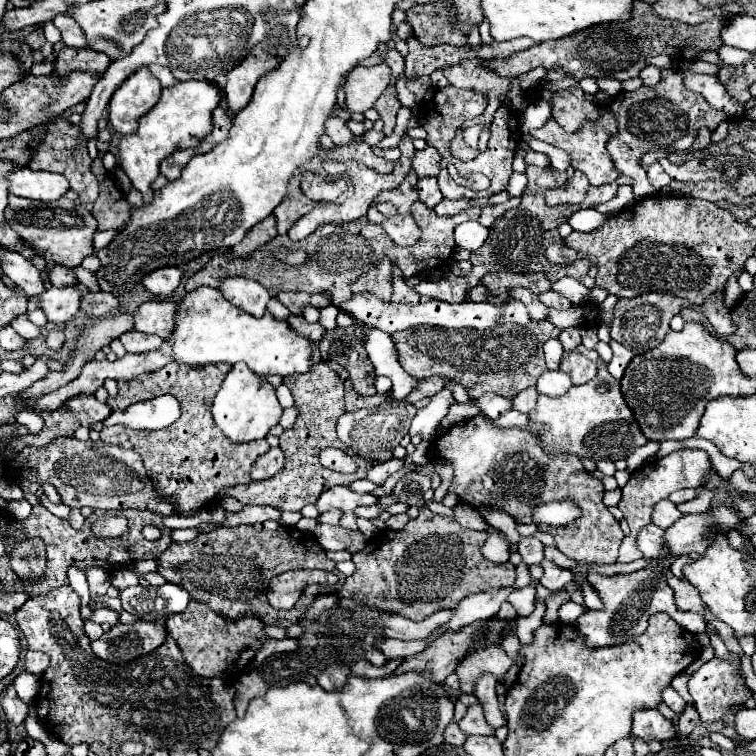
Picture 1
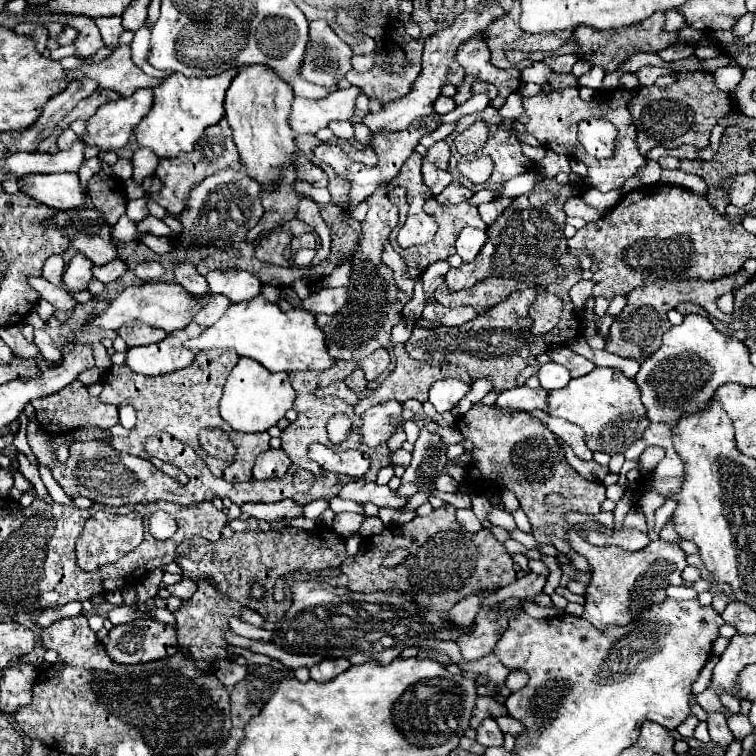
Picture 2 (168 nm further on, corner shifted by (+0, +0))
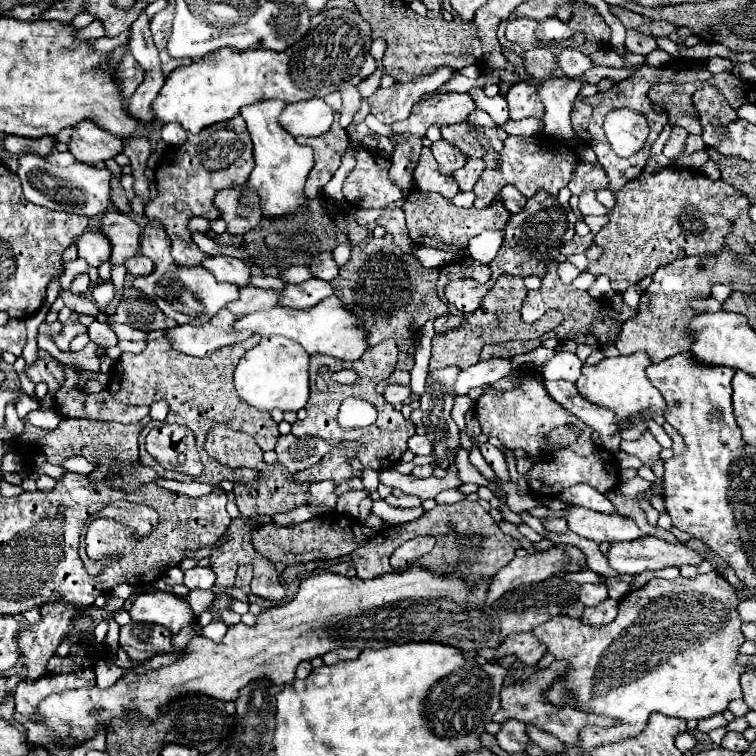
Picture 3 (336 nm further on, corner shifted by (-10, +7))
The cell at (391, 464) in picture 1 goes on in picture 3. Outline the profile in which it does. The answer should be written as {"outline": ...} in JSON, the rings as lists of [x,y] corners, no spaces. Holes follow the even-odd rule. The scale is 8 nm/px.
{"outline":[[[412,435],[408,439],[408,449],[414,453],[414,455],[430,455],[432,453],[432,445],[430,441],[426,439],[426,435]]]}

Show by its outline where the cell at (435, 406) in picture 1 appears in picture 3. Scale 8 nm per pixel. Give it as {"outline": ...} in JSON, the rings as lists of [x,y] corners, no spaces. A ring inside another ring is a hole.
{"outline":[[[490,359],[490,361],[478,361],[476,365],[464,369],[458,373],[458,379],[454,383],[454,397],[468,395],[474,387],[492,385],[494,381],[506,377],[510,373],[510,361],[506,359]]]}

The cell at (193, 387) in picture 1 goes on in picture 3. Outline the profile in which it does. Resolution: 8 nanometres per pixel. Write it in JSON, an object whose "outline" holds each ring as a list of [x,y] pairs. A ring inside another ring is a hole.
{"outline":[[[252,335],[246,341],[222,347],[214,355],[204,357],[204,359],[190,357],[190,355],[180,355],[180,353],[176,353],[172,349],[156,351],[156,347],[162,347],[162,345],[168,347],[166,343],[156,343],[156,341],[148,341],[146,349],[142,353],[138,353],[138,355],[134,355],[134,353],[122,353],[120,355],[120,359],[110,369],[108,393],[116,401],[120,401],[124,405],[152,405],[156,401],[156,385],[158,385],[160,395],[170,405],[170,413],[166,417],[165,423],[186,425],[186,427],[190,427],[194,431],[196,443],[198,443],[198,451],[200,451],[202,463],[204,463],[204,473],[200,477],[190,477],[190,475],[164,469],[146,451],[144,447],[145,437],[151,430],[151,427],[157,426],[157,422],[150,422],[150,425],[144,427],[138,437],[139,461],[142,461],[144,465],[150,465],[152,469],[156,469],[158,475],[164,479],[180,482],[188,482],[194,479],[194,481],[210,483],[210,485],[216,485],[216,483],[220,483],[224,479],[234,481],[234,475],[232,475],[234,469],[228,469],[228,467],[216,463],[216,459],[208,457],[208,453],[202,449],[206,433],[208,433],[208,429],[212,427],[214,421],[222,421],[222,423],[228,423],[232,429],[250,433],[262,451],[272,451],[274,449],[274,445],[276,445],[276,441],[280,437],[278,423],[268,413],[258,411],[258,409],[248,407],[246,403],[242,403],[240,397],[236,395],[236,389],[234,389],[234,383],[232,383],[232,375],[234,375],[234,369],[238,365],[238,359],[244,357],[244,353],[248,349],[252,349],[258,341],[260,341],[260,337]]]}

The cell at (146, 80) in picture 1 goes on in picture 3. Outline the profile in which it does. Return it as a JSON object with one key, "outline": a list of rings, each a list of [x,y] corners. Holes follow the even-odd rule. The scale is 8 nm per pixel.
{"outline":[[[84,119],[76,125],[76,131],[70,137],[70,153],[80,163],[96,163],[116,157],[124,151],[124,141],[110,131],[104,131],[94,121]]]}

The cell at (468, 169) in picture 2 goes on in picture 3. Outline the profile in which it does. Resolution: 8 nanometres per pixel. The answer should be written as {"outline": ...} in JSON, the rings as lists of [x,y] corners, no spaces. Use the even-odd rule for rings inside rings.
{"outline":[[[456,123],[442,129],[442,137],[458,147],[464,157],[484,157],[484,153],[492,147],[500,152],[508,135],[502,129],[486,129],[486,127],[470,127],[466,123]]]}

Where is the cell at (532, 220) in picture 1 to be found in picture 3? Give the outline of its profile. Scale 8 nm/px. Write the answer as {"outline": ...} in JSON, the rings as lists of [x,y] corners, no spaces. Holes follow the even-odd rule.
{"outline":[[[538,191],[536,201],[542,205],[524,205],[520,213],[510,215],[508,227],[504,229],[504,243],[496,259],[488,265],[492,271],[490,279],[496,281],[502,273],[514,273],[520,277],[534,275],[542,279],[546,275],[546,267],[560,255],[562,245],[574,237],[576,215],[568,205],[556,205],[556,197],[546,191]]]}

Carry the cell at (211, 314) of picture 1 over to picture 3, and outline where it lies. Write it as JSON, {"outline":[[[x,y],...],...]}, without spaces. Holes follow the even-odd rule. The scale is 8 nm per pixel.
{"outline":[[[328,297],[314,305],[312,309],[292,309],[284,305],[274,305],[268,311],[254,311],[248,313],[234,323],[236,331],[250,331],[260,337],[272,337],[272,335],[284,335],[304,347],[308,355],[328,355],[342,361],[356,361],[366,351],[366,337],[358,329],[358,321],[354,315],[348,315],[348,311],[342,307],[338,297]]]}

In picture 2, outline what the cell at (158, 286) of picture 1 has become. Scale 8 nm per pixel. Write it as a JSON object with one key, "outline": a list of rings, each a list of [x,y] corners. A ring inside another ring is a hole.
{"outline":[[[142,262],[134,268],[134,274],[142,280],[142,282],[152,282],[152,280],[160,280],[164,274],[162,264],[158,262]]]}

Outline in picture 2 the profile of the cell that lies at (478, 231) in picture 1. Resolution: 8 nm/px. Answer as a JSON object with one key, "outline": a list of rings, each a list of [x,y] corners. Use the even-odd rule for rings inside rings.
{"outline":[[[466,228],[462,230],[462,234],[456,240],[456,254],[464,260],[464,262],[474,262],[474,258],[478,256],[478,252],[482,250],[486,242],[486,232],[484,230],[474,230],[474,228]]]}

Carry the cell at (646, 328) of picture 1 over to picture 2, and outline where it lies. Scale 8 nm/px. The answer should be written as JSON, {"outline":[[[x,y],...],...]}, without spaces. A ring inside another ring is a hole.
{"outline":[[[738,270],[732,276],[722,276],[716,278],[712,282],[702,282],[702,280],[676,280],[676,282],[666,282],[664,286],[658,284],[646,284],[640,288],[634,288],[628,294],[628,304],[626,308],[620,312],[618,320],[612,324],[610,334],[608,334],[608,342],[606,342],[606,350],[612,354],[618,354],[622,358],[630,358],[636,362],[644,362],[652,352],[658,350],[662,334],[670,328],[670,320],[666,318],[668,310],[676,308],[680,302],[694,302],[704,306],[708,312],[712,312],[716,318],[722,320],[722,314],[716,308],[716,298],[732,292],[740,286],[744,286],[746,282],[750,282],[752,276],[746,270]]]}

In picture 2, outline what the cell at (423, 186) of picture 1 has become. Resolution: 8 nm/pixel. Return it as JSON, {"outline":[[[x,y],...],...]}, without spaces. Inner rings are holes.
{"outline":[[[426,158],[422,160],[422,176],[424,176],[426,186],[428,186],[434,194],[440,194],[440,192],[452,182],[452,176],[450,176],[446,170],[436,168],[436,166],[434,166],[432,162],[428,162]]]}

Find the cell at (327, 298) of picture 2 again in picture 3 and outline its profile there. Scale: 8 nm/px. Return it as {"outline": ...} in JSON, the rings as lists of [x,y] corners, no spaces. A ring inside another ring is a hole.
{"outline":[[[308,279],[300,285],[286,285],[280,295],[280,303],[292,309],[308,309],[326,297],[332,297],[332,285],[322,279]]]}

